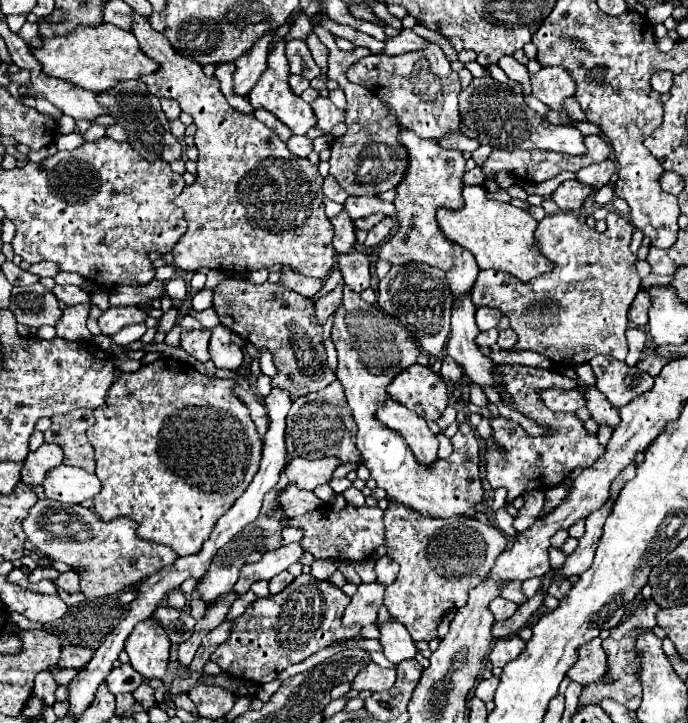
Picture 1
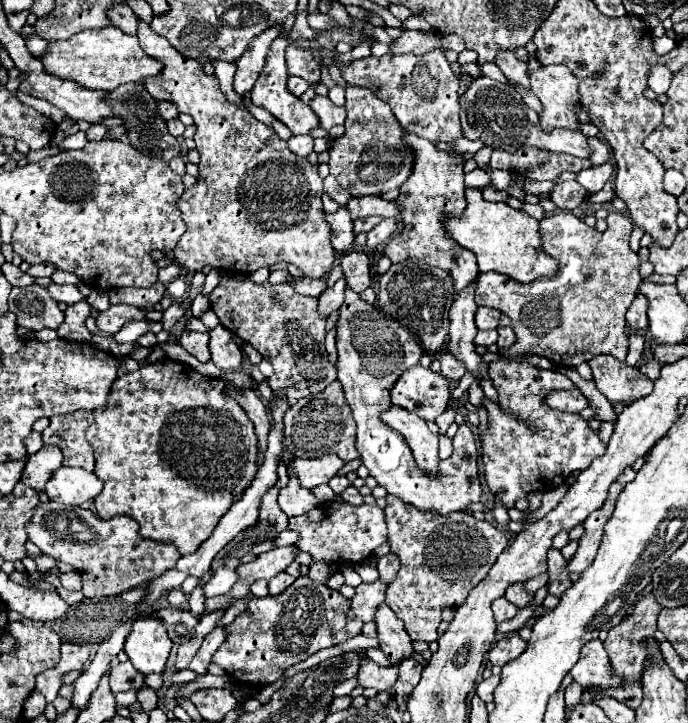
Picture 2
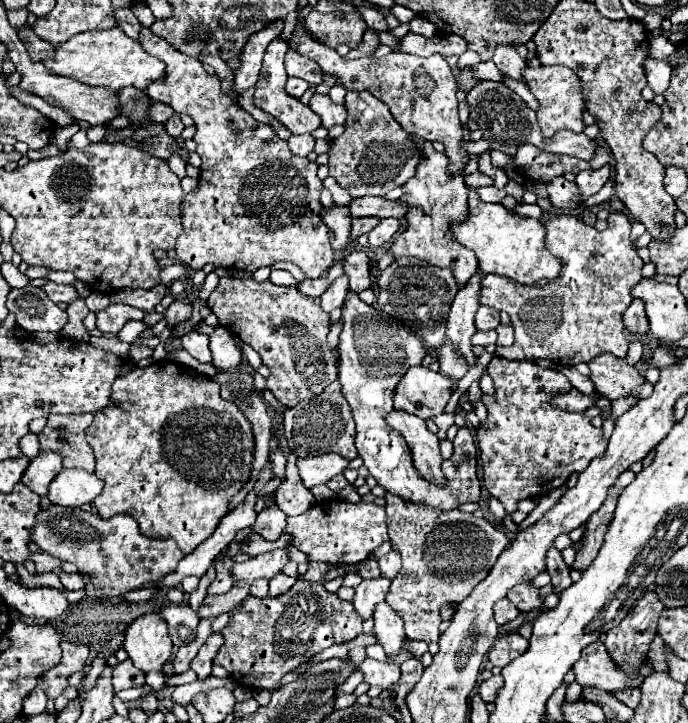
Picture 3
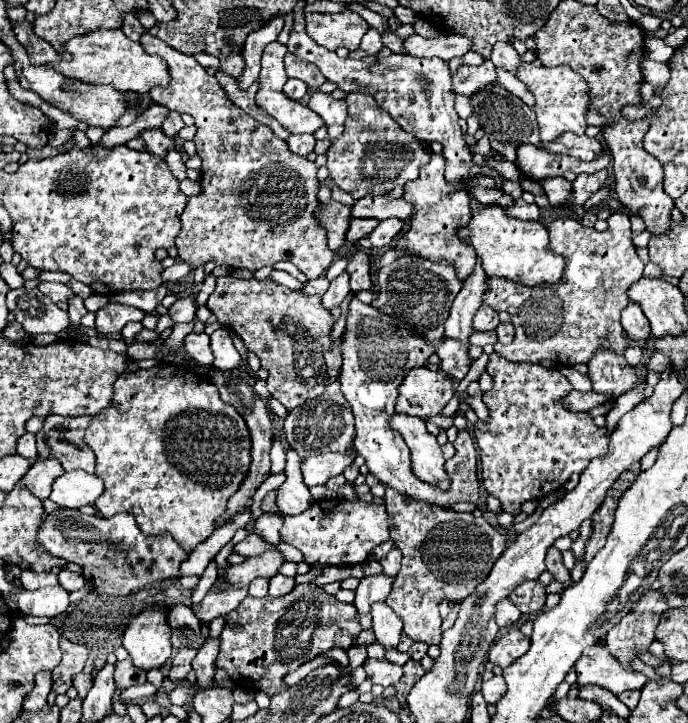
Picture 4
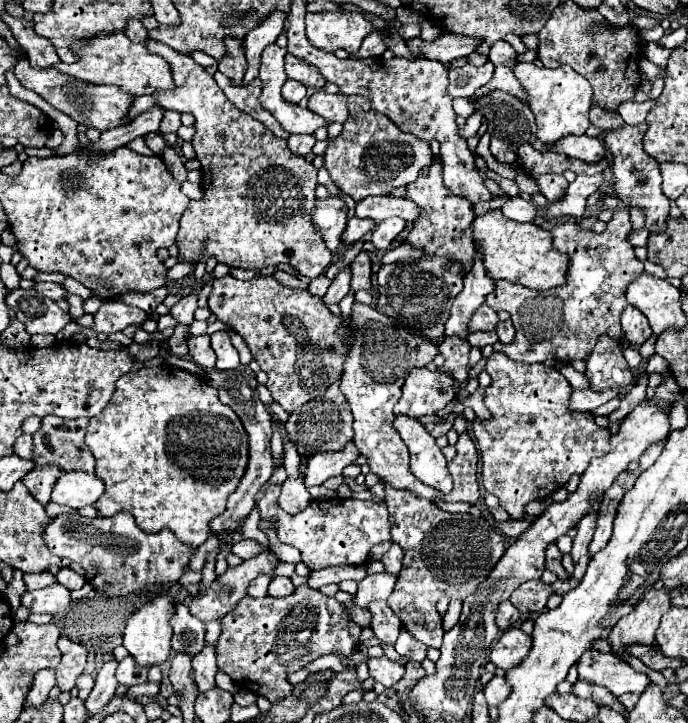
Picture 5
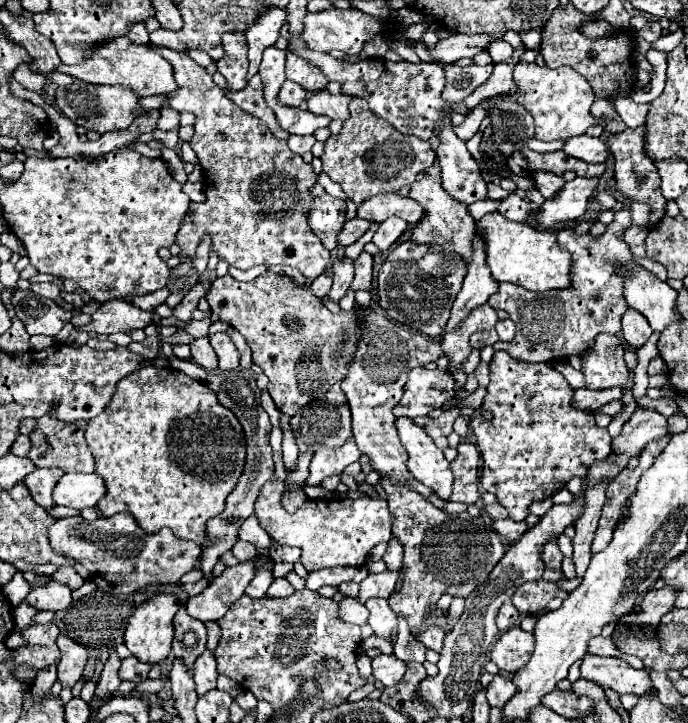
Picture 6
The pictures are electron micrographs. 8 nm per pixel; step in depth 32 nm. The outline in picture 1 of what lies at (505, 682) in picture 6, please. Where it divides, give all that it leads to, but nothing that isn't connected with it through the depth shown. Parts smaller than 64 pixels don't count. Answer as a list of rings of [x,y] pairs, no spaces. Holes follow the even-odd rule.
[[[492,676],[490,680],[480,680],[478,686],[476,686],[476,696],[482,702],[490,702],[490,700],[494,700],[496,688],[498,688],[498,678],[496,676]]]

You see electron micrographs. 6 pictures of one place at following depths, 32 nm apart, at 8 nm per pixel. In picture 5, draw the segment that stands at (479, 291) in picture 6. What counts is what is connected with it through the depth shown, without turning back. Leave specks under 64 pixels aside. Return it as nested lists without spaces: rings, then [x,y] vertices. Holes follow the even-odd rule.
[[[476,254],[474,268],[472,268],[472,272],[468,272],[468,278],[464,278],[464,288],[452,304],[444,334],[446,336],[458,336],[458,338],[466,340],[470,334],[468,322],[472,320],[472,314],[478,310],[478,306],[484,304],[486,294],[490,294],[492,290],[494,290],[492,278],[484,270],[482,256]]]

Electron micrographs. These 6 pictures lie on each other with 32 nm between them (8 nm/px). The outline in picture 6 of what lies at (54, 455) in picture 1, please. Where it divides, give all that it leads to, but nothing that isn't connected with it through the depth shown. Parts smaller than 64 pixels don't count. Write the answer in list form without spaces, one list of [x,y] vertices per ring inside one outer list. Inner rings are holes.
[[[36,468],[32,474],[28,474],[24,478],[24,484],[28,486],[32,498],[44,510],[48,510],[54,504],[52,490],[54,490],[56,482],[60,480],[60,476],[64,476],[64,472],[60,468]]]

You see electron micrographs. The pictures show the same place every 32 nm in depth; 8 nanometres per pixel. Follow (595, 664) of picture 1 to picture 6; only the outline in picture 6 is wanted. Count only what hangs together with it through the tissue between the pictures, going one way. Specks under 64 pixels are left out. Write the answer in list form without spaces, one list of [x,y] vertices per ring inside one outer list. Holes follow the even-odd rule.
[[[584,654],[580,666],[580,678],[612,688],[618,696],[622,694],[644,696],[648,694],[648,690],[652,690],[652,682],[646,670],[634,670],[622,658],[612,656]]]

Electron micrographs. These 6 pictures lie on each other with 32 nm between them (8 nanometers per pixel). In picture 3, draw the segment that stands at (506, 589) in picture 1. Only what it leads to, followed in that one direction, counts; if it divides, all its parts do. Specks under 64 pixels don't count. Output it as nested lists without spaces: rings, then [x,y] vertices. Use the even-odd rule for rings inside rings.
[[[518,584],[508,590],[506,598],[518,608],[518,610],[536,610],[542,606],[542,600],[538,596],[538,588],[532,588],[530,584]]]

